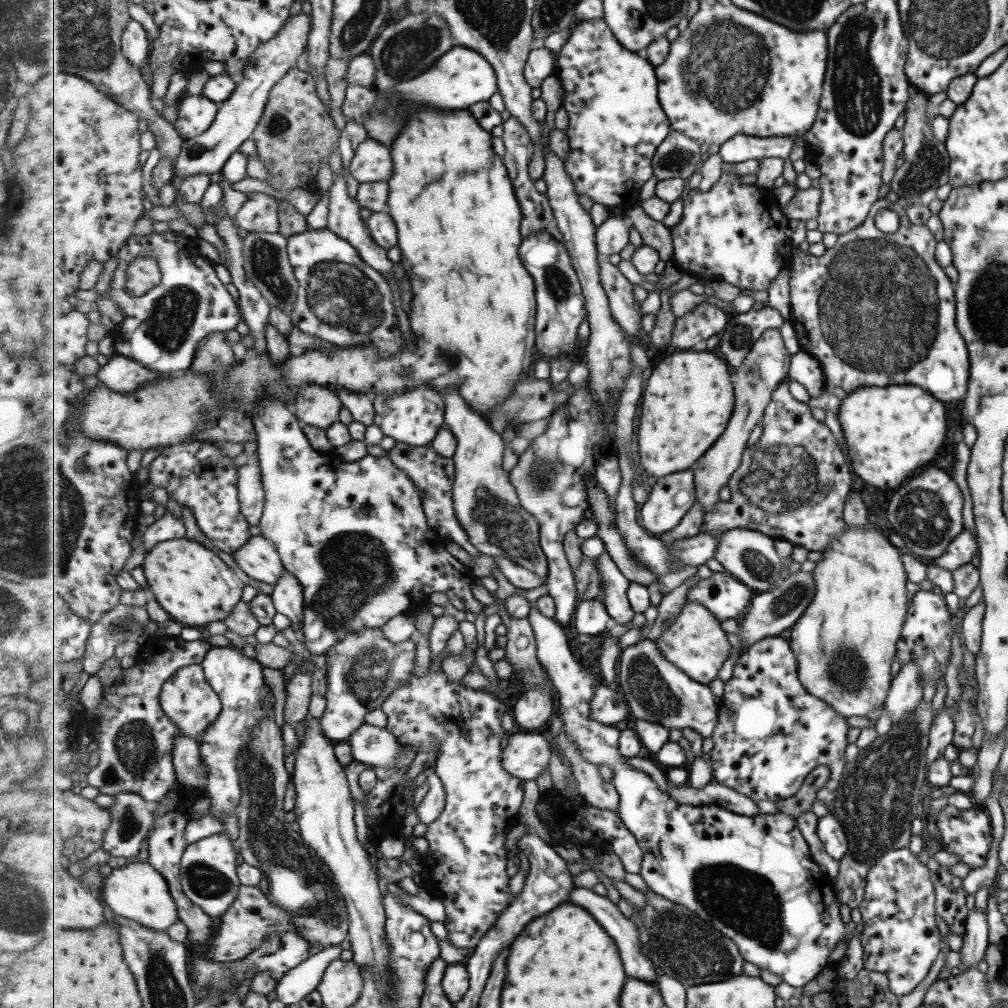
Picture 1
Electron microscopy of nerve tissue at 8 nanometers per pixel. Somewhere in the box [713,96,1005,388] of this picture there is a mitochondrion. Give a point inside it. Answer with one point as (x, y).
(878, 299)

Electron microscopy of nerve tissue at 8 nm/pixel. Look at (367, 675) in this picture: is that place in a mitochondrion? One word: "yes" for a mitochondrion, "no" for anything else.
yes

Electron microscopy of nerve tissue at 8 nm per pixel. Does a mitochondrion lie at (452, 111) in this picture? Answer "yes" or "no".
no

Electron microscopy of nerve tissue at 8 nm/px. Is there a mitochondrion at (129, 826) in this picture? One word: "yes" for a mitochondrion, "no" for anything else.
yes

